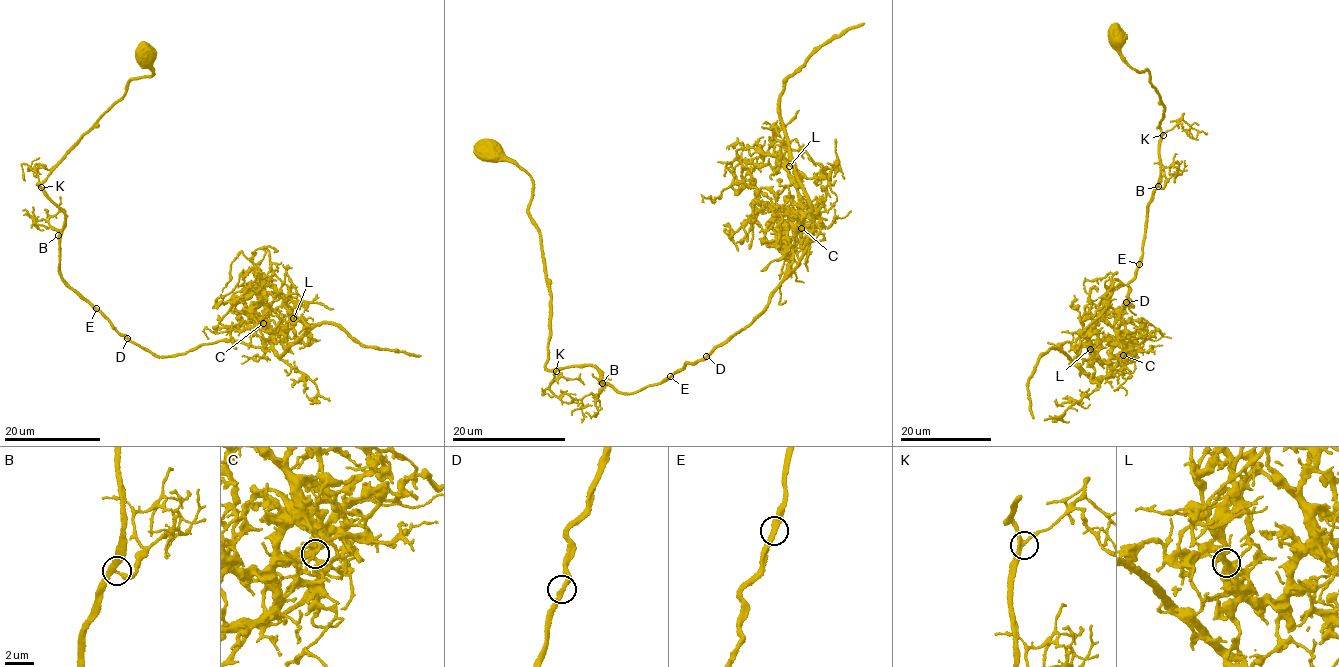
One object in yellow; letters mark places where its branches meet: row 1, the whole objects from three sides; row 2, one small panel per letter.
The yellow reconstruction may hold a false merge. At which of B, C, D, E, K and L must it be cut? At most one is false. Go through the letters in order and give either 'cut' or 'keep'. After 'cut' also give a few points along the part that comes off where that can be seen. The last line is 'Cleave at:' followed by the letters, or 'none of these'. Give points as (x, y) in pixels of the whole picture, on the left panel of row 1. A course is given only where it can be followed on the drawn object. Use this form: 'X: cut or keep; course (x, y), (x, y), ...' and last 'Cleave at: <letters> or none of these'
B: keep
C: keep
D: keep
E: keep
K: keep
L: keep
Cleave at: none of these

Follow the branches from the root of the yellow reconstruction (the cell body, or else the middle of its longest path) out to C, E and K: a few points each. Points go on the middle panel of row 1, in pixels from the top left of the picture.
C: (491, 150), (533, 184), (546, 368), (590, 364), (622, 394), (764, 313), (808, 244), (802, 213), (801, 228)
E: (491, 150), (533, 184), (529, 212), (541, 233), (552, 299), (546, 368), (590, 364), (629, 395), (670, 376)
K: (491, 150), (529, 175), (533, 184), (529, 212), (542, 238), (552, 310), (545, 366), (556, 371)

